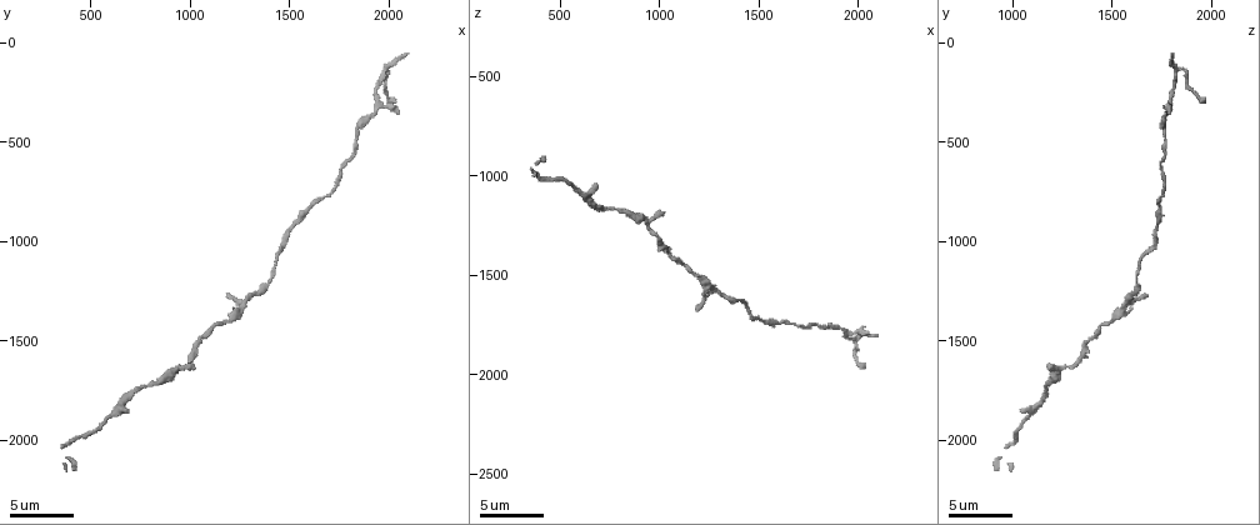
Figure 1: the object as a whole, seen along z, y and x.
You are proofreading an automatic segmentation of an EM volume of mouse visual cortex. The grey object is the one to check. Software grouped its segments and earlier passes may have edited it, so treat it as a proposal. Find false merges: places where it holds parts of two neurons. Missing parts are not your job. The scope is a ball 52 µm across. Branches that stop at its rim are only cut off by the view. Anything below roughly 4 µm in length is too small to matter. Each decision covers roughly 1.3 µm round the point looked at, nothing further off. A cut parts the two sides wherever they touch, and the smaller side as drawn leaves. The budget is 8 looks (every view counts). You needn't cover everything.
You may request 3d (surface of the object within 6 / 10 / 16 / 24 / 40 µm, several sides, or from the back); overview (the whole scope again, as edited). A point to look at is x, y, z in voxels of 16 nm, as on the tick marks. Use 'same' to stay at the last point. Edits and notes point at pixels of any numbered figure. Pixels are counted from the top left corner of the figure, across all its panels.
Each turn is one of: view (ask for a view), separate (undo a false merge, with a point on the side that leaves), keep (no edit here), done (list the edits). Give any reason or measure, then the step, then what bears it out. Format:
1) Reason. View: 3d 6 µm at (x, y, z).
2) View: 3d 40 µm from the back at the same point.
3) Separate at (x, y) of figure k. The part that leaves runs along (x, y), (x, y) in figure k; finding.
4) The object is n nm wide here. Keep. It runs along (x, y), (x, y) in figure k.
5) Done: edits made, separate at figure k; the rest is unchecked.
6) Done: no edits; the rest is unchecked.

Sudden change in width. View: 3d 10 µm at (620, 1860, 1110).

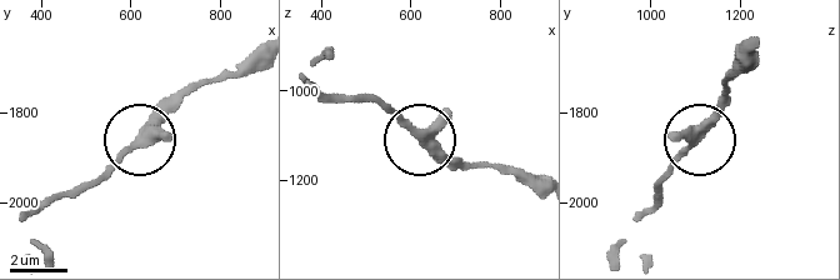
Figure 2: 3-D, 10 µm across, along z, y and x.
Keep. It runs along (255, 59), (198, 85), (100, 183) in figure 2; all the same neuron.

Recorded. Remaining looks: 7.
Calibre changes. View: 3d 16 µm at (950, 1640, 1230).

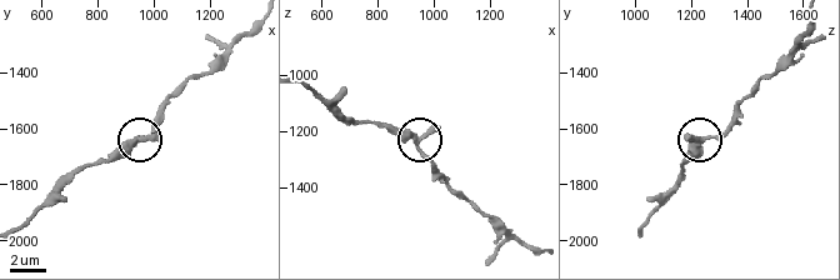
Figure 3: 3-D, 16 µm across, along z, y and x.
View: 3d 16 µm from the back at (940, 1640, 1240).

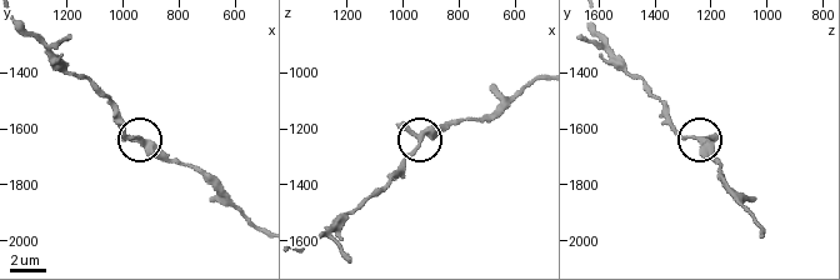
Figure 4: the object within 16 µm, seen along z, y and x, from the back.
Keep. It runs along (313, 244), (379, 193), (424, 136), (449, 121) in figure 4; continuous, no second neuron.

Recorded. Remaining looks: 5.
Thick turns thin. View: 3d 6 µm at (1950, 310, 1800).

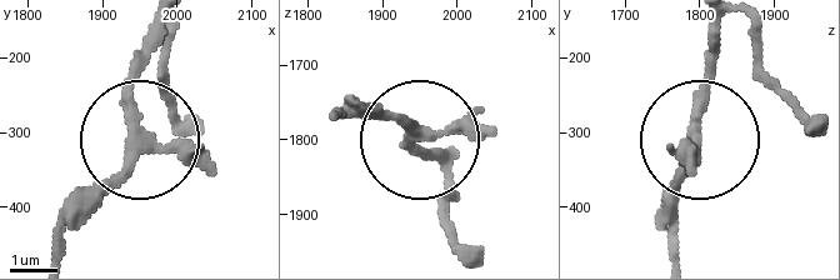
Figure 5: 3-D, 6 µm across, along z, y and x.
3 arms meet here. Keep. It runs along (56, 250), (131, 154), (139, 119), (128, 71), (139, 39) in figure 5; one neuron here.

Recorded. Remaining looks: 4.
Sudden change in width. View: 3d 6 µm at (1600, 830, 1740).

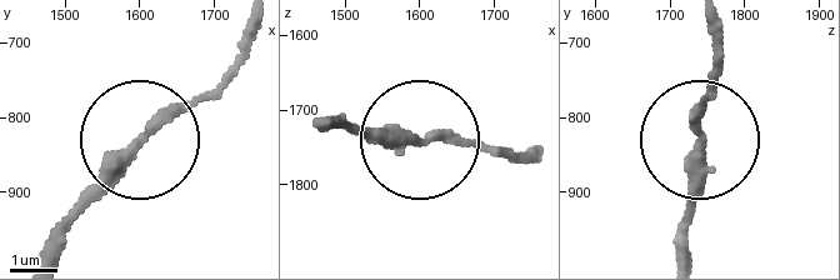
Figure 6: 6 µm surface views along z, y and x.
View: 3d 6 µm from the back at (1610, 820, 1735).

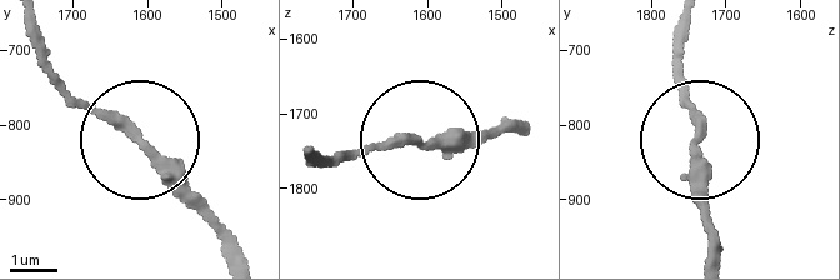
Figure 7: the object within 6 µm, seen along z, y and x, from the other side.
The object is 250 nm wide here. Keep. It runs along (714, 251), (678, 53) in figure 7; one neuron here.

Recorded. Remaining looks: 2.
Done: no edits; the rest is unchecked.

